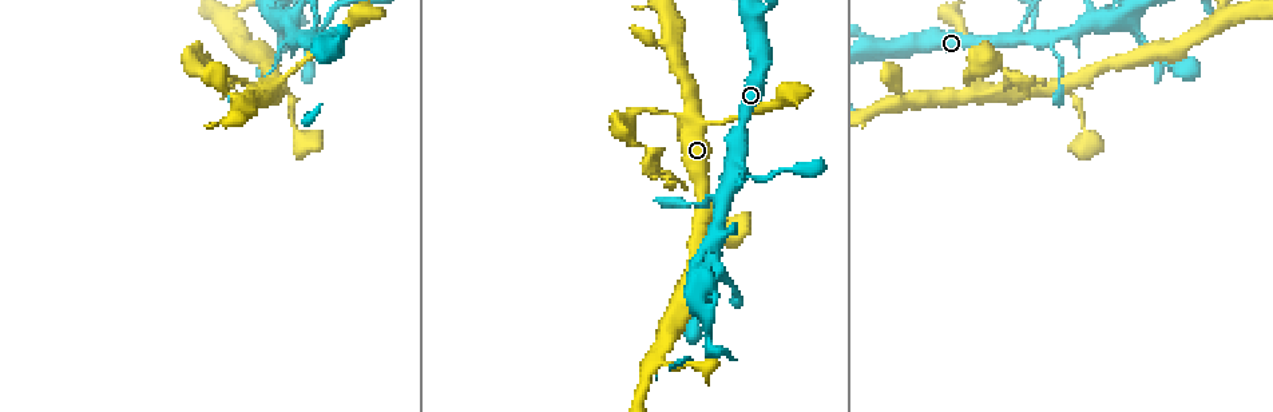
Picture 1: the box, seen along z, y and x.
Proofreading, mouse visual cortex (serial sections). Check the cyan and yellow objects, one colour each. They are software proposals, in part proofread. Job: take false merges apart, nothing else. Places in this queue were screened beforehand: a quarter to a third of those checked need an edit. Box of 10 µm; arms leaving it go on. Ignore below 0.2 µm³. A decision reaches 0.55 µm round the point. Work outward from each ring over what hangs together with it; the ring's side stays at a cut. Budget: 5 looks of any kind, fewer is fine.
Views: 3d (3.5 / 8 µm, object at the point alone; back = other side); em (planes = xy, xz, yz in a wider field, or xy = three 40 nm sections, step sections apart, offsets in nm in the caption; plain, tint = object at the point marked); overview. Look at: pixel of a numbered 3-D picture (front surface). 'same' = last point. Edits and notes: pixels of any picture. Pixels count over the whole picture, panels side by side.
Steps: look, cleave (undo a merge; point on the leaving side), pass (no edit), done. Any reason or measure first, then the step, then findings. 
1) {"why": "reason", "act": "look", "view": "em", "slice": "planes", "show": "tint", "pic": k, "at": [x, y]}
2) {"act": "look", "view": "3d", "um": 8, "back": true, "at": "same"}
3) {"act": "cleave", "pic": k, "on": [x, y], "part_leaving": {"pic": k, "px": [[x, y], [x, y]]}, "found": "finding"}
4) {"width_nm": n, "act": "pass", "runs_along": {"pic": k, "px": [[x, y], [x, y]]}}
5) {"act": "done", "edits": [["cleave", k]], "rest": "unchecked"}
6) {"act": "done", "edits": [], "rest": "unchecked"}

{"why": "thin arm on a thick one", "act": "look", "view": "3d", "um": 8, "pic": 1, "at": [1020, 39]}

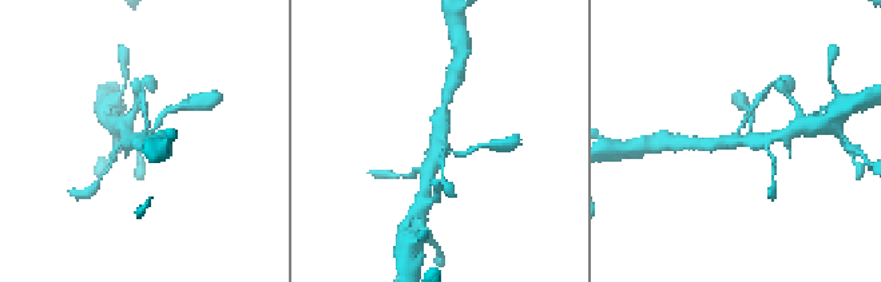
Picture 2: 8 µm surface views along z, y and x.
{"act": "look", "view": "3d", "um": 3.5, "at": "same"}

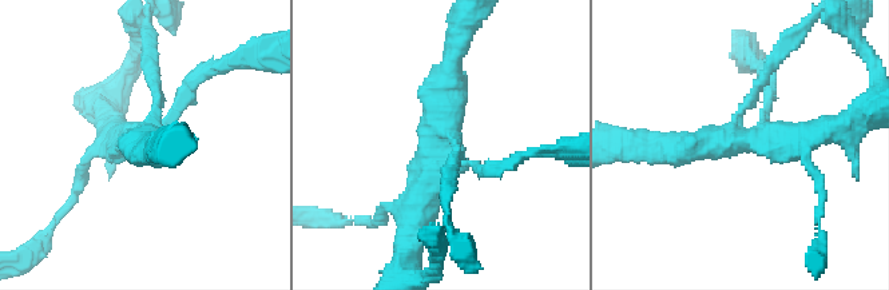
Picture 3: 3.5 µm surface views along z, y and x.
{"arms": 4, "arm_widths_nm": [150, 150, 350, 400], "act": "look", "view": "em", "slice": "xy", "step": 5, "show": "tint", "pic": 3, "at": [439, 133]}

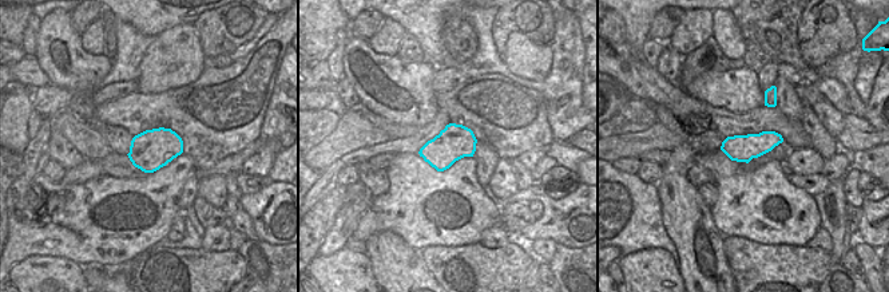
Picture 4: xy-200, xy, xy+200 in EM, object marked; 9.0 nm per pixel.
{"act": "pass", "runs_along": {"pic": 3, "px": [[453, 50], [416, 221]]}, "found": "continuous, no second cell"}

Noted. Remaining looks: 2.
{"why": "calibre changes", "act": "look", "view": "3d", "um": 3.5, "pic": 1, "at": [232, 78]}

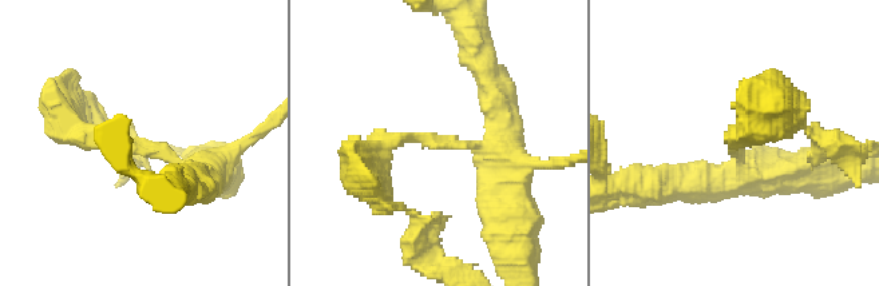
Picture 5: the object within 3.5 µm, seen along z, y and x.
{"arm_widths_nm": [250, 450], "act": "look", "view": "em", "slice": "xy", "step": 1, "show": "tint", "pic": 5, "at": [439, 146]}

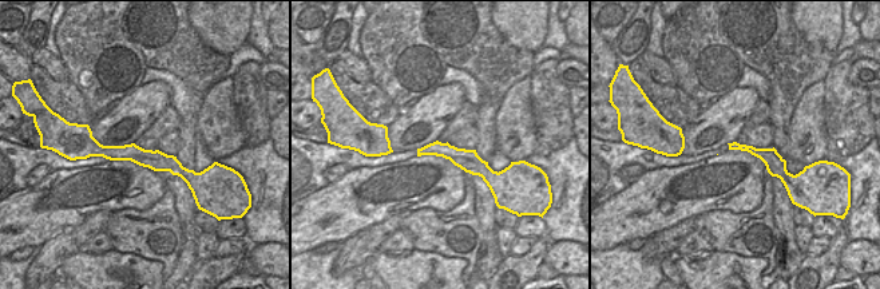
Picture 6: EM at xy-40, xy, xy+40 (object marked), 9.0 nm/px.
{"width_nm": 190, "act": "cleave", "pic": 5, "on": [404, 136], "part_leaving": {"pic": 5, "px": [[456, 145], [385, 140], [369, 186]]}, "found": "a second cell is stuck on"}

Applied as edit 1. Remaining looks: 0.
{"act": "done", "edits": [["cleave", 5]], "rest": "unchecked"}

